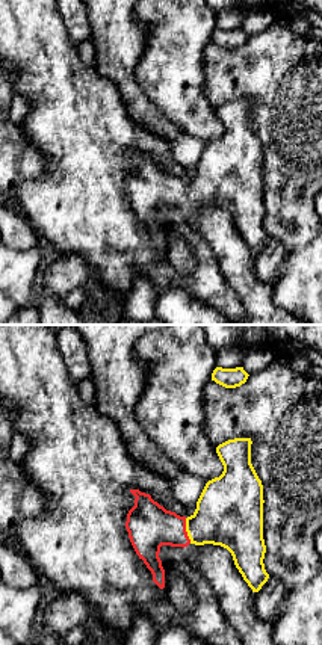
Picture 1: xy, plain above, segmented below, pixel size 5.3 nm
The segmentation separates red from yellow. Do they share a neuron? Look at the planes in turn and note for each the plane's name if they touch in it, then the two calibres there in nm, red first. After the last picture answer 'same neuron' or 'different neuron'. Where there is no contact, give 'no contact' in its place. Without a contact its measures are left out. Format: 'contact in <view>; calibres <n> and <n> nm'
contact in xy; calibres 240 and 340 nm

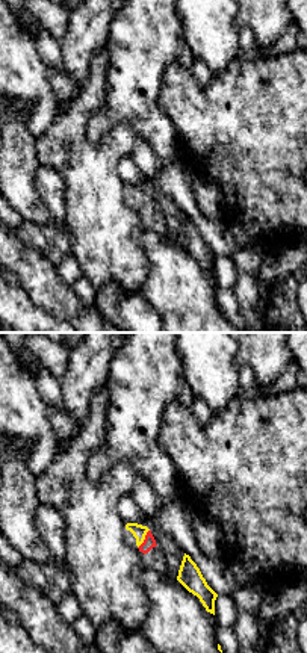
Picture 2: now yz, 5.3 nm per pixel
contact in yz; calibres 70 and 70 nm

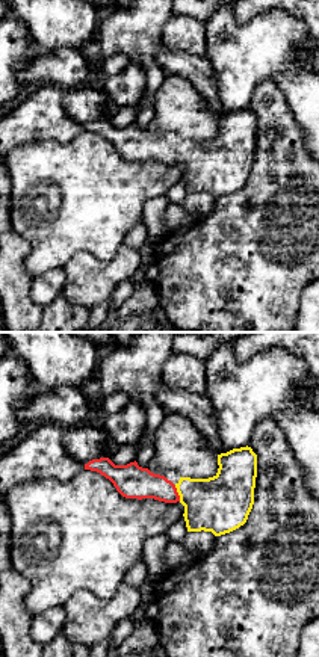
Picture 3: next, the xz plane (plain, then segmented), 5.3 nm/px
contact in xz; calibres 180 and 300 nm

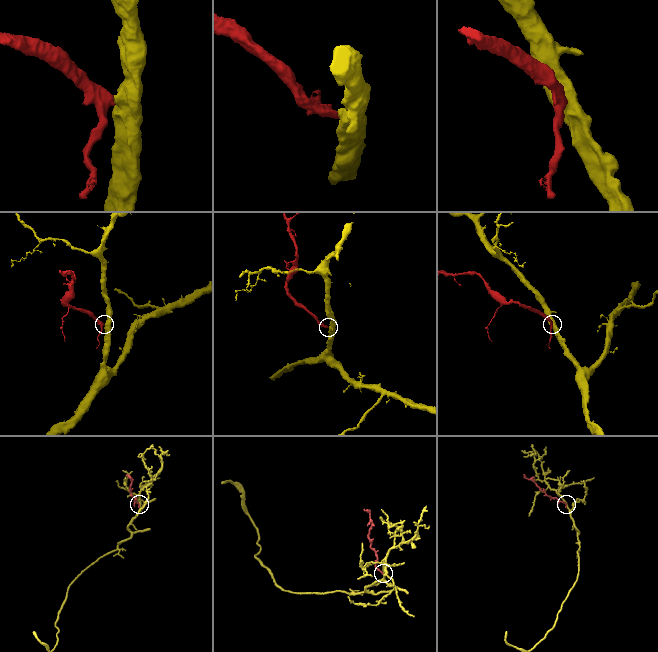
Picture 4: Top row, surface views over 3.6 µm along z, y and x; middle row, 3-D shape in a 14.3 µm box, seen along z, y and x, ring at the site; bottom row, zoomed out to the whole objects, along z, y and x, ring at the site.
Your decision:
same neuron

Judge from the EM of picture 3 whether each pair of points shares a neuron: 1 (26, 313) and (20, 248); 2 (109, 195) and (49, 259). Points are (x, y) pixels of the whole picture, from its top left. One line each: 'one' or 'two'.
1: one
2: one

